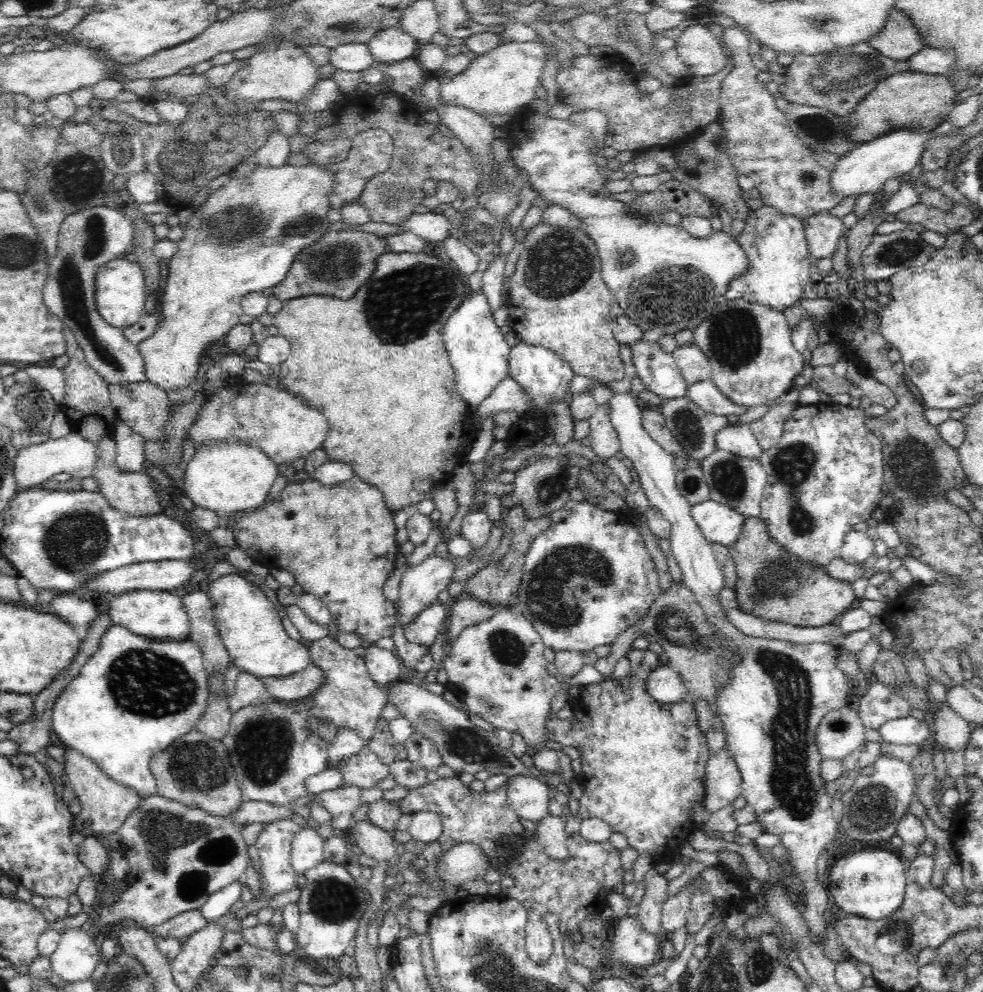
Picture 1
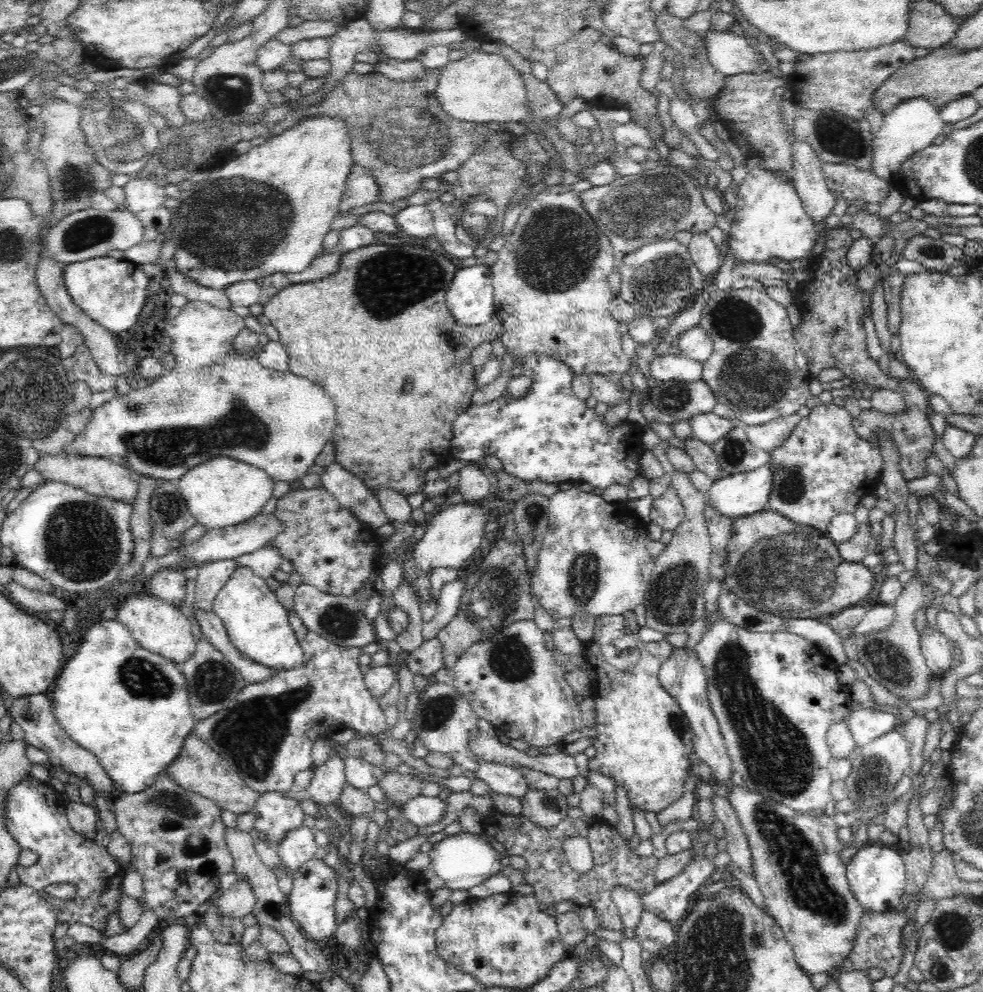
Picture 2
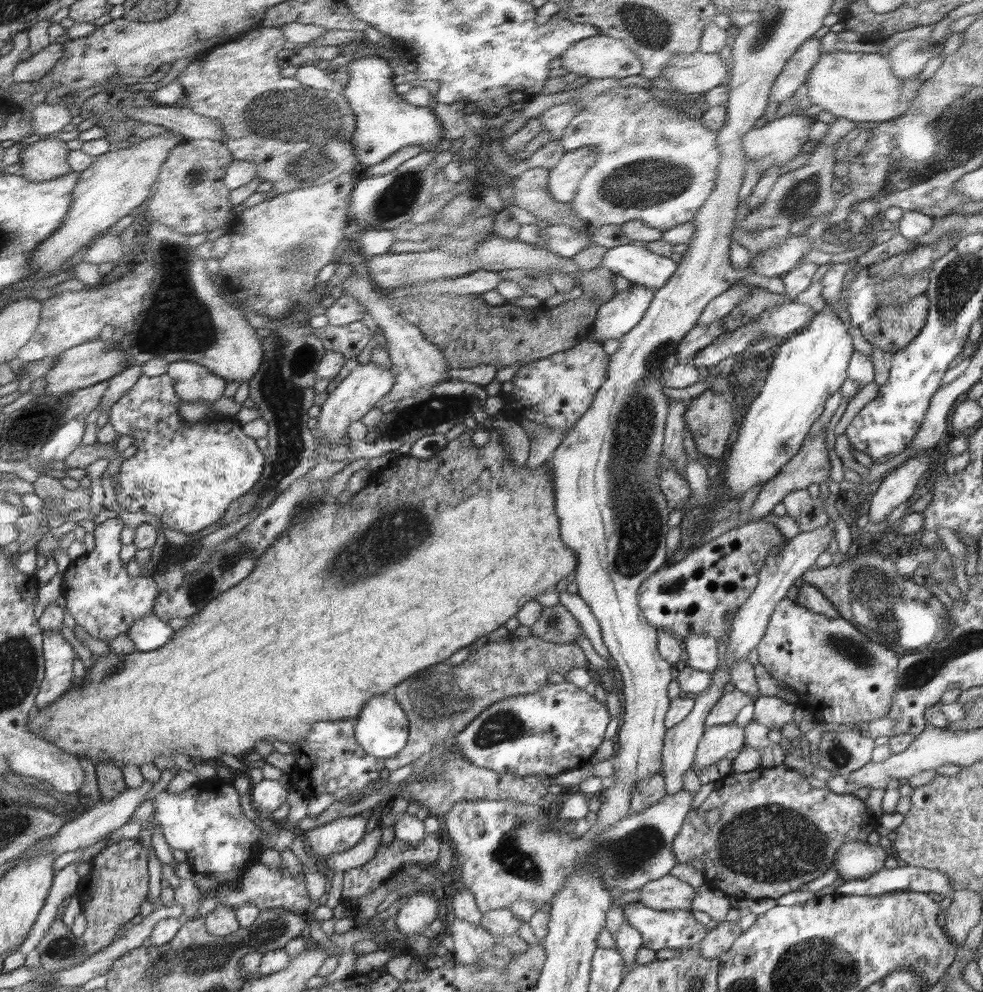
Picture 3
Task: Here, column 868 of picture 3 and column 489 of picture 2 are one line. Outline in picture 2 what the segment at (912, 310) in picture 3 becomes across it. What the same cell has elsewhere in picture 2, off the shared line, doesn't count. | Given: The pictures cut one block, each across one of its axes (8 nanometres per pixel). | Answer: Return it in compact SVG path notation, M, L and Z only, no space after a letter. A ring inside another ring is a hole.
M376 243L366 248L354 250L354 252L344 253L341 260L341 270L337 275L330 276L328 279L284 288L264 305L263 314L278 330L279 342L282 343L288 354L289 371L296 376L304 376L304 378L320 384L334 402L334 408L338 414L338 428L334 428L334 434L331 436L336 451L335 462L360 477L372 495L376 495L381 487L392 489L404 497L423 492L424 484L426 484L424 480L426 471L432 467L439 468L443 463L450 461L452 458L450 445L453 439L453 424L458 415L464 414L470 408L472 396L477 389L474 382L474 367L471 364L472 352L482 344L497 340L503 331L501 320L498 318L492 318L488 323L478 327L458 326L458 323L451 318L450 311L447 310L446 296L452 286L453 278L457 274L456 266L459 264L450 262L448 258L444 258L428 248L406 246L406 244L404 246L390 246L390 244ZM406 382L410 384L408 392L402 390L402 386Z

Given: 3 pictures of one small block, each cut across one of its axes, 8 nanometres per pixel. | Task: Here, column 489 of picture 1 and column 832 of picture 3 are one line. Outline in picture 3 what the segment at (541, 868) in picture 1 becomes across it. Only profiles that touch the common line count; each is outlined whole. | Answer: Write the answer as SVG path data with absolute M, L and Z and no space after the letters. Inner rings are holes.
M780 764L775 768L757 769L752 772L731 772L727 777L716 781L714 789L707 799L698 808L689 810L689 813L686 815L684 825L681 827L681 830L676 836L675 842L673 843L672 853L676 855L678 863L682 864L690 863L693 858L703 860L705 862L705 871L703 873L705 884L711 889L726 893L726 896L728 897L734 896L738 901L749 898L752 900L762 898L778 899L780 896L788 894L788 892L798 890L802 884L808 884L808 882L816 880L820 874L824 874L824 872L830 868L830 864L834 866L836 851L838 851L838 848L840 848L844 842L851 842L852 840L860 840L861 842L867 841L867 837L870 833L876 831L876 828L878 827L877 823L877 818L868 814L864 801L850 793L850 791L847 791L845 794L837 794L830 789L818 790L818 787L812 788L812 786L808 784L808 780L806 780L800 772L796 772L796 770L788 768L786 764ZM710 810L720 810L720 812L722 812L720 819L713 824L713 826L709 826L706 819Z

